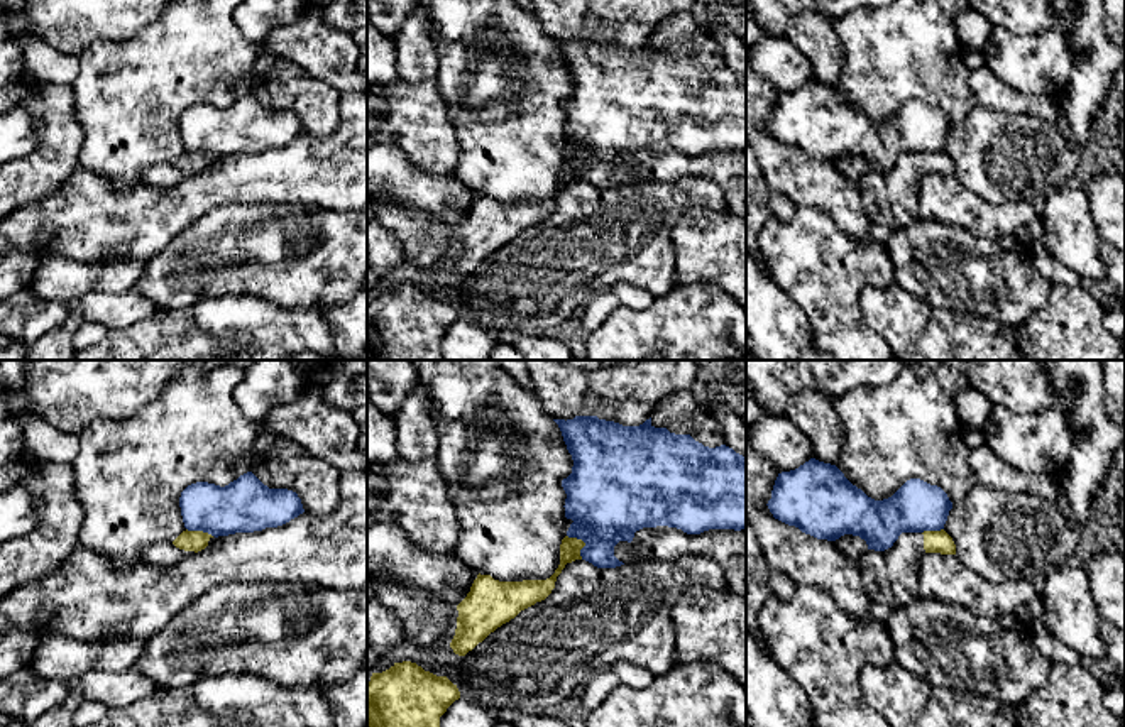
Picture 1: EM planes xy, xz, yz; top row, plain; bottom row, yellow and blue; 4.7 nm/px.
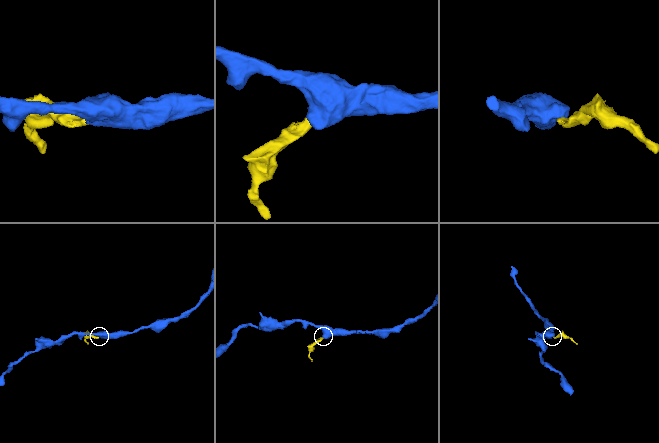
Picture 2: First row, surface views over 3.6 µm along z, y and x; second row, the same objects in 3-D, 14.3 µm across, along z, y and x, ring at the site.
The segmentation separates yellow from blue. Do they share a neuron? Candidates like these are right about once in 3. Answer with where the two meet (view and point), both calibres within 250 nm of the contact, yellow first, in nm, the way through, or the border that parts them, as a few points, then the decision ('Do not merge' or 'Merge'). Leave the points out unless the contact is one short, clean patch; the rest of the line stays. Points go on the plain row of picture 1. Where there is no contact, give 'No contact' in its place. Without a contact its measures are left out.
Touches yellow at xz (584, 164). Thickness 100 nm (yellow) against 400 nm. Boundary: xz (567, 156), (584, 164), (581, 171), (582, 180). Do not merge

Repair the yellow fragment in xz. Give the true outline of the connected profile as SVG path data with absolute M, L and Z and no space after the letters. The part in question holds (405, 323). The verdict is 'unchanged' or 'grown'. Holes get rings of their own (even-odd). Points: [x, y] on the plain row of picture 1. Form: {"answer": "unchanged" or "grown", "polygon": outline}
{"answer": "unchanged", "polygon": "M411 282L372 294L367 304L367 347L372 360L440 360L440 338L460 320L447 298Z"}

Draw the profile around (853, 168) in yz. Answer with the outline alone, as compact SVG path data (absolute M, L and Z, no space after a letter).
M844 156L832 164L842 176L846 176L848 179L851 179L856 184L859 183L859 179L868 171L866 162L861 161L859 157L853 157L853 156Z

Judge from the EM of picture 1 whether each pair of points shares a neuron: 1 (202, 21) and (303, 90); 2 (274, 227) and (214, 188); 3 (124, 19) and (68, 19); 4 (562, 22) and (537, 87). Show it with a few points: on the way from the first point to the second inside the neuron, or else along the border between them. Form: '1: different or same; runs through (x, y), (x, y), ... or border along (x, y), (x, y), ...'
1: different; border along (256, 61), (252, 68)
2: different; border along (279, 205), (222, 203), (202, 217)
3: same; runs through (110, 19), (82, 19)
4: different; border along (535, 17), (554, 39)

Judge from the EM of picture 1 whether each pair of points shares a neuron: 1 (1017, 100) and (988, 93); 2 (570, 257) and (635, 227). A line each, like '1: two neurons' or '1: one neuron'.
1: one neuron
2: one neuron

